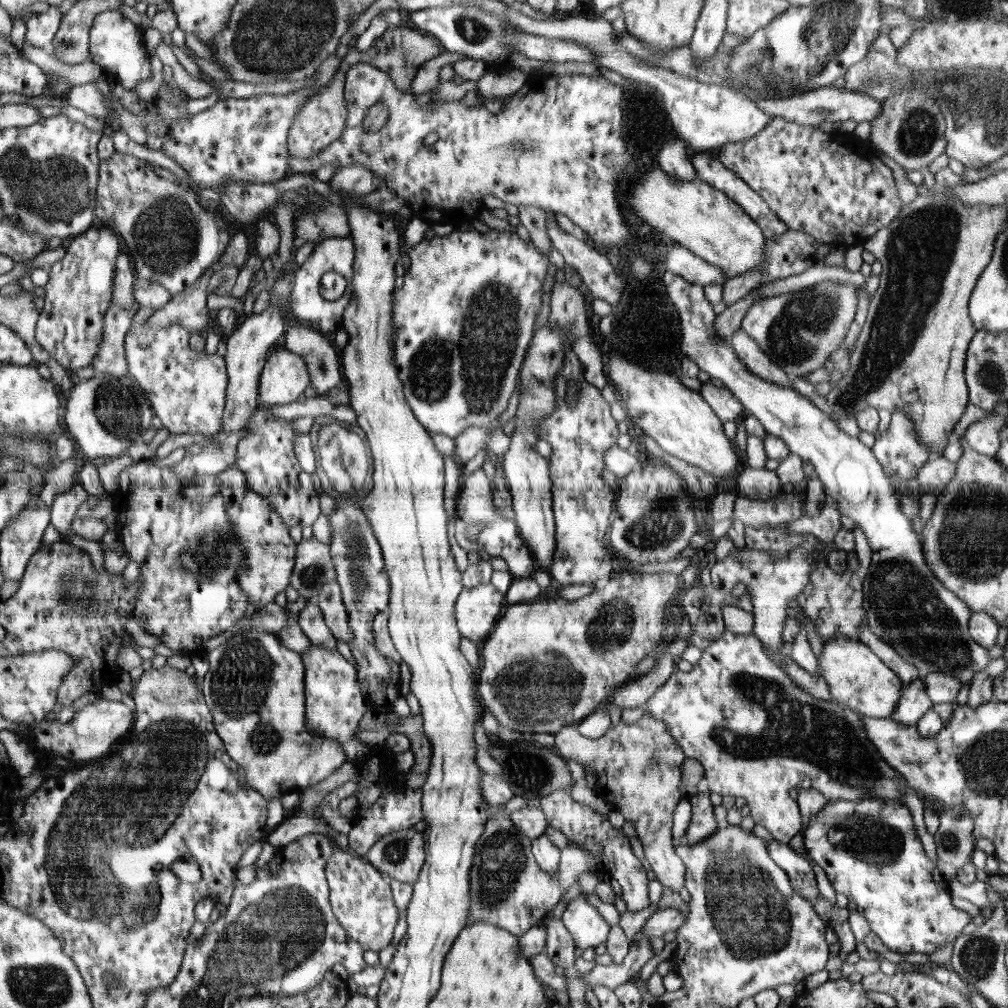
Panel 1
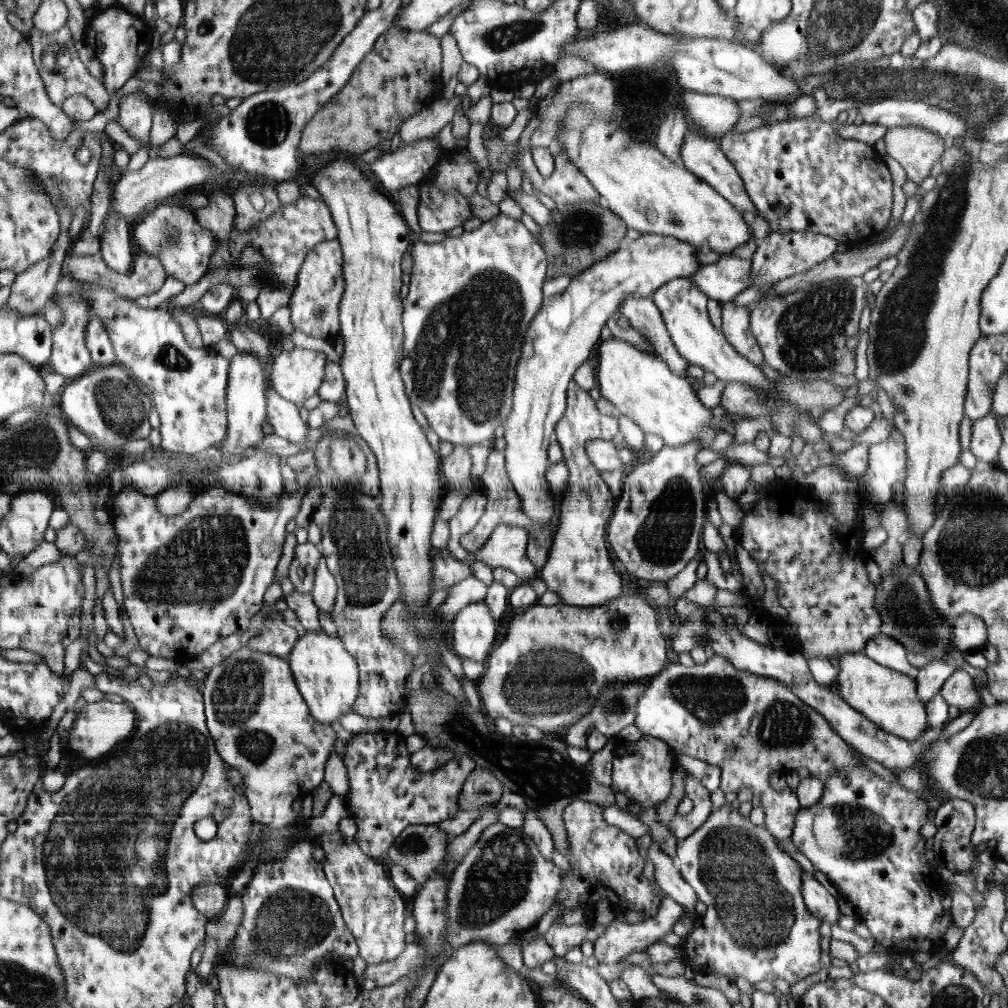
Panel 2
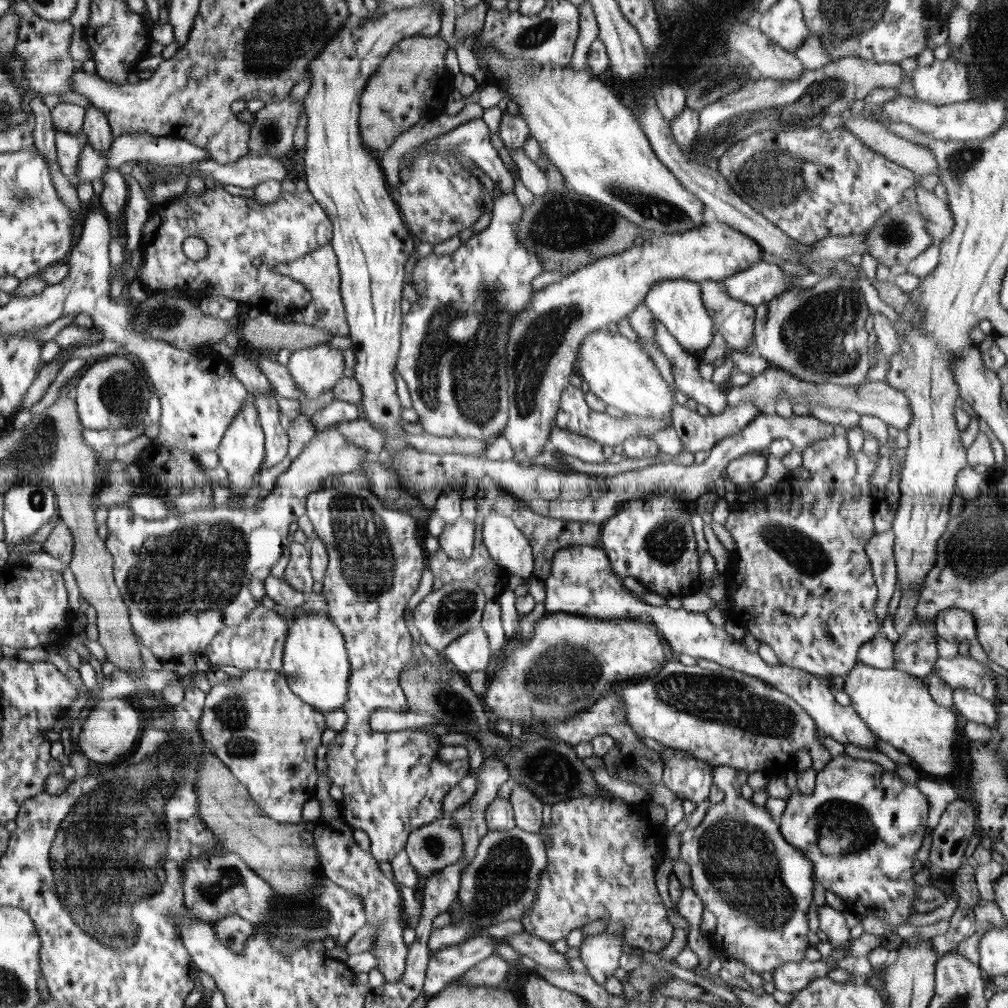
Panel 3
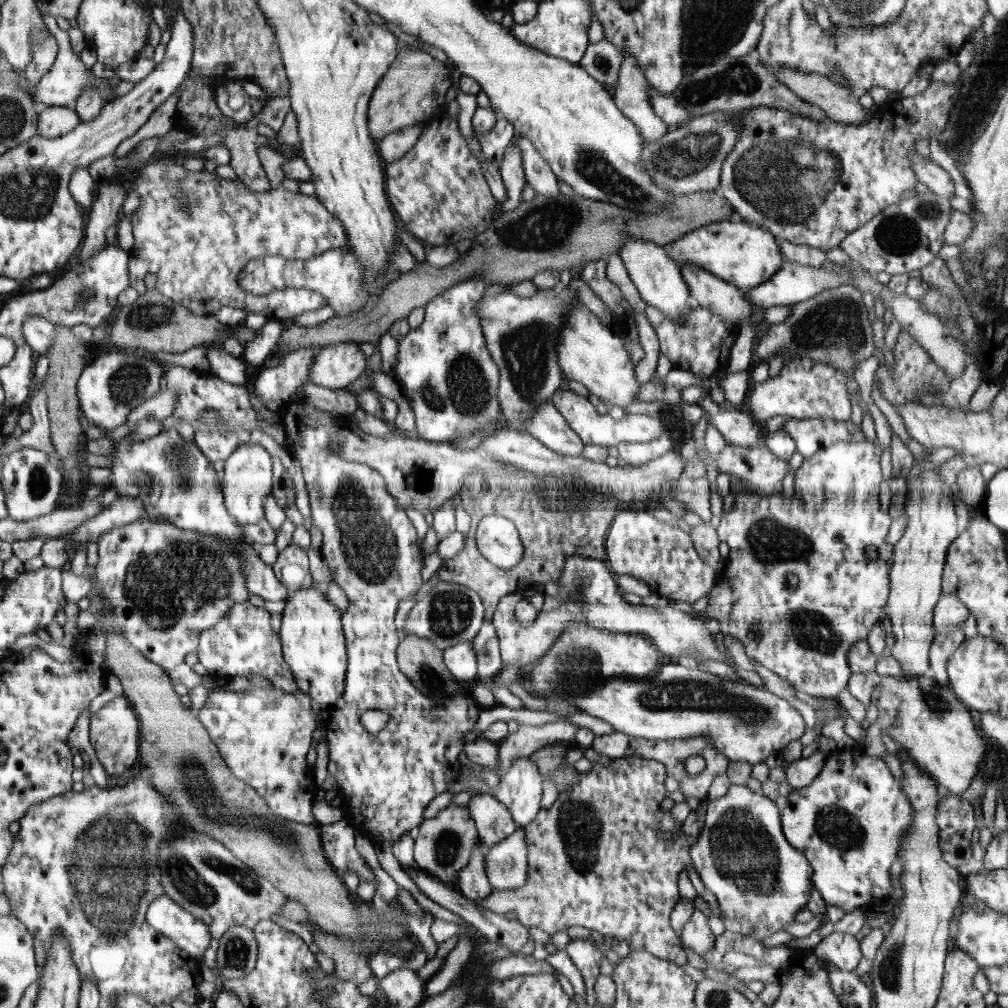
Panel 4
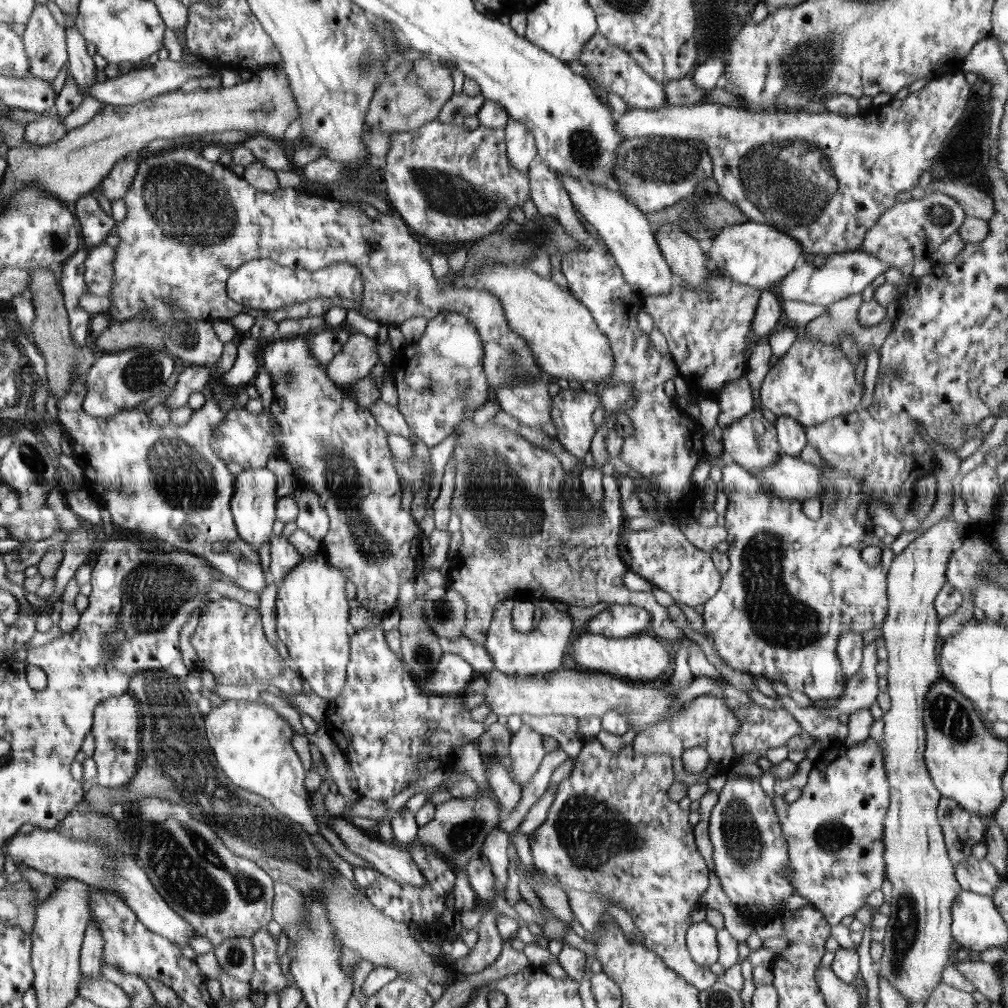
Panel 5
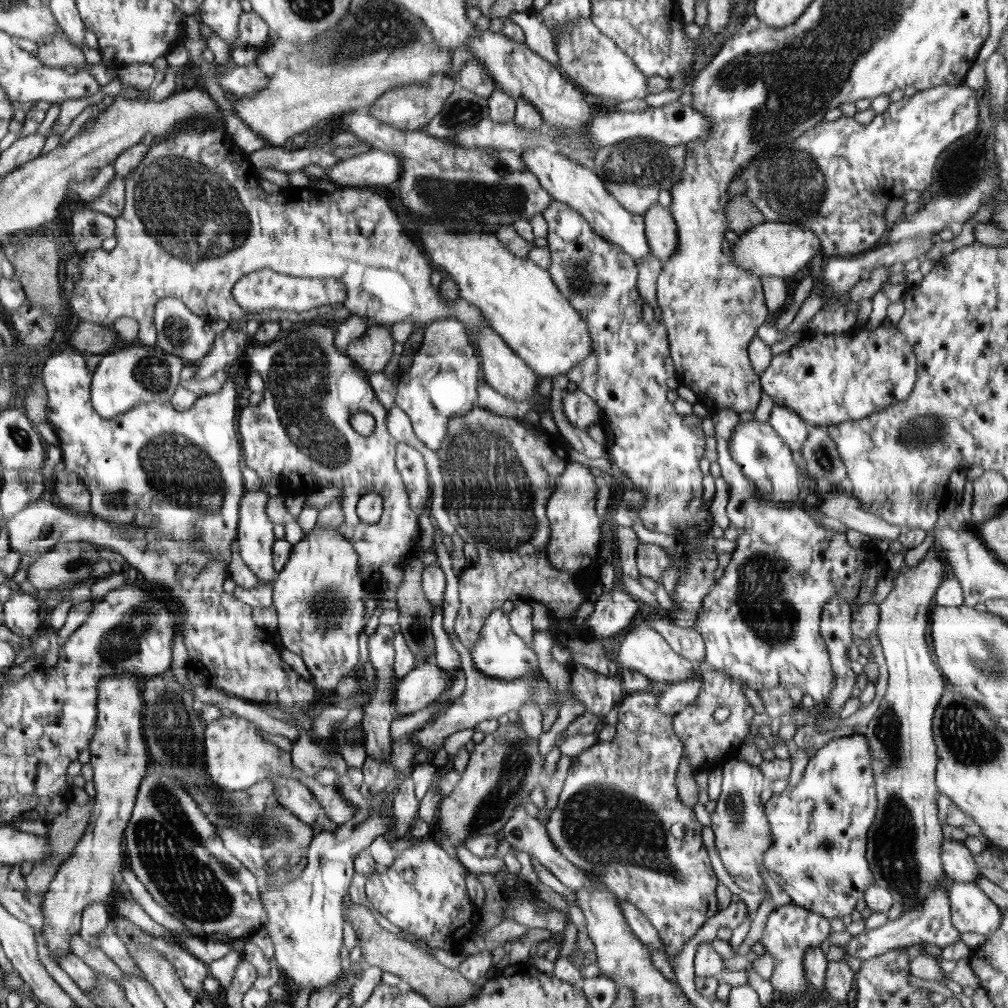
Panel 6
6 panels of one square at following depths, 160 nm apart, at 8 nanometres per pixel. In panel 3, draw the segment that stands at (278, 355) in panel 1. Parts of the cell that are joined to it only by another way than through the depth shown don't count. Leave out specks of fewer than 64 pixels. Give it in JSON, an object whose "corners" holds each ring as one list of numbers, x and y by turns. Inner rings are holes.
{"corners":[[328,345,304,346,294,351,287,364,297,388,308,398,330,390,344,374,342,352]]}

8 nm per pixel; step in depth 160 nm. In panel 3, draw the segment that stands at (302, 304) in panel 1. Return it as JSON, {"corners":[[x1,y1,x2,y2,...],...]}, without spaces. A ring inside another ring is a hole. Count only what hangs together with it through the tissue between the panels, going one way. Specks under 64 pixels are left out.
{"corners":[[331,244,320,246,319,249,306,254,302,259,276,265,274,272,280,274,280,276,292,277,300,281,310,292,311,301,304,310,301,310,303,313,303,324,323,328,336,336,347,336,350,333,346,307,343,305,342,272,340,272,339,268,339,258],[318,310,326,310,325,315,320,319,315,318]]}

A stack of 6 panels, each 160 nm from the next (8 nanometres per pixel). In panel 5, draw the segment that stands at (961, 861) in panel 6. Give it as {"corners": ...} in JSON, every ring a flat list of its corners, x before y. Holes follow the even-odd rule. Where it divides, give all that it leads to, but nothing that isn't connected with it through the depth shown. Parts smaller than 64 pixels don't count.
{"corners":[[972,855,955,865,955,875,961,890,990,897,1004,882,1000,880,1001,874,990,861,986,858,976,859]]}

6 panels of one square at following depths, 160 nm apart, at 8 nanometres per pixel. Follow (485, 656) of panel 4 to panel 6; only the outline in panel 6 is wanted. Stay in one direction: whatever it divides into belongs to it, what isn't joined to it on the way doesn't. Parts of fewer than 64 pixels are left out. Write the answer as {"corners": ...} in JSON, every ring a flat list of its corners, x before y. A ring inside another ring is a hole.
{"corners":[[436,607,432,617,432,637,435,641,434,651,436,654,436,666,443,671,453,674,458,665,461,665,460,654,456,652,450,636,443,628,443,608]]}

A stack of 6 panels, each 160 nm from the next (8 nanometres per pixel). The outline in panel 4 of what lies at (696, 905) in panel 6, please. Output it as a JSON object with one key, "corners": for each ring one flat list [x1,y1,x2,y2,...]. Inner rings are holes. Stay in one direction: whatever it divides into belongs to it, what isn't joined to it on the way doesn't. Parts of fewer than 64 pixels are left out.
{"corners":[[626,756,614,760,609,766,601,765,600,763,592,763,592,765,594,768,590,773,579,772,579,781,571,784,564,792,560,792,550,808,540,809,536,818,524,827,526,840,528,841,529,862,526,885,514,890,494,890,476,905,501,915,507,912,516,912,517,921,527,929,540,928,540,930,544,930,544,932,548,932,550,935,556,934,556,932,564,932,570,926,584,926,584,928,589,928,589,930,598,930,603,935,612,934,613,937,616,936,626,940,632,953,638,950,646,951,658,958,663,958,678,966,682,966,688,963,686,953,684,953,684,949,680,945,680,938,674,933,670,925,670,914,672,914,672,908,674,908,677,900,681,898,678,889,678,874,684,870,684,866,688,866,689,878,698,895,702,896,716,914,718,914,719,904,717,904,716,897,712,895,712,890,708,891,702,885,702,880,700,880,698,873,693,869,689,853,691,844,688,841,688,835,682,831,681,823,676,822,669,811,660,809,660,802,662,802,666,794,664,780,666,780,666,777,668,778,665,766,656,760]]}

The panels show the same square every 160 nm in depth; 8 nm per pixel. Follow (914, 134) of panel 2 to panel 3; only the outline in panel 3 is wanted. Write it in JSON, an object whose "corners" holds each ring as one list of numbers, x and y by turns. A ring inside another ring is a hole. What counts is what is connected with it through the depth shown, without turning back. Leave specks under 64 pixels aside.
{"corners":[[916,175,917,209,926,221,926,228,931,238,942,240,952,232,953,218,947,202,940,200,936,194,927,192,920,186,920,176]]}

